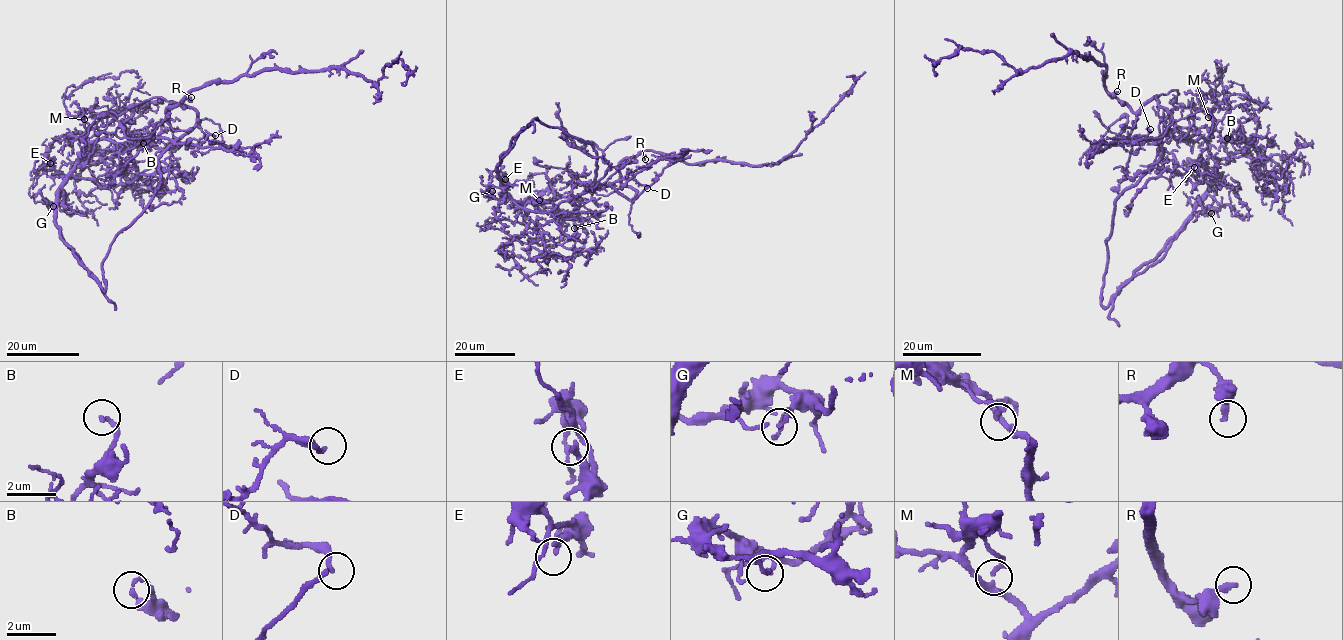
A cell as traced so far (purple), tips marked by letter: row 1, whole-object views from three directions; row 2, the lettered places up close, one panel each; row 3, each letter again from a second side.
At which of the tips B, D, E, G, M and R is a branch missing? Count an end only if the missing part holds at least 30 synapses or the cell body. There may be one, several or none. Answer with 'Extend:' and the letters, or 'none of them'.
Extend: none of them

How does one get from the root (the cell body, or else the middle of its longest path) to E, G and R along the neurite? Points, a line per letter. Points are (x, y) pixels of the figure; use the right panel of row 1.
E: (1157, 97), (1172, 121), (1162, 137), (1196, 141), (1204, 138), (1218, 178), (1210, 168), (1201, 164), (1194, 167)
G: (1157, 97), (1172, 121), (1162, 137), (1206, 139), (1216, 174), (1207, 193), (1220, 207), (1211, 213)
R: (1157, 97), (1149, 99), (1133, 112), (1110, 95), (1117, 91)

